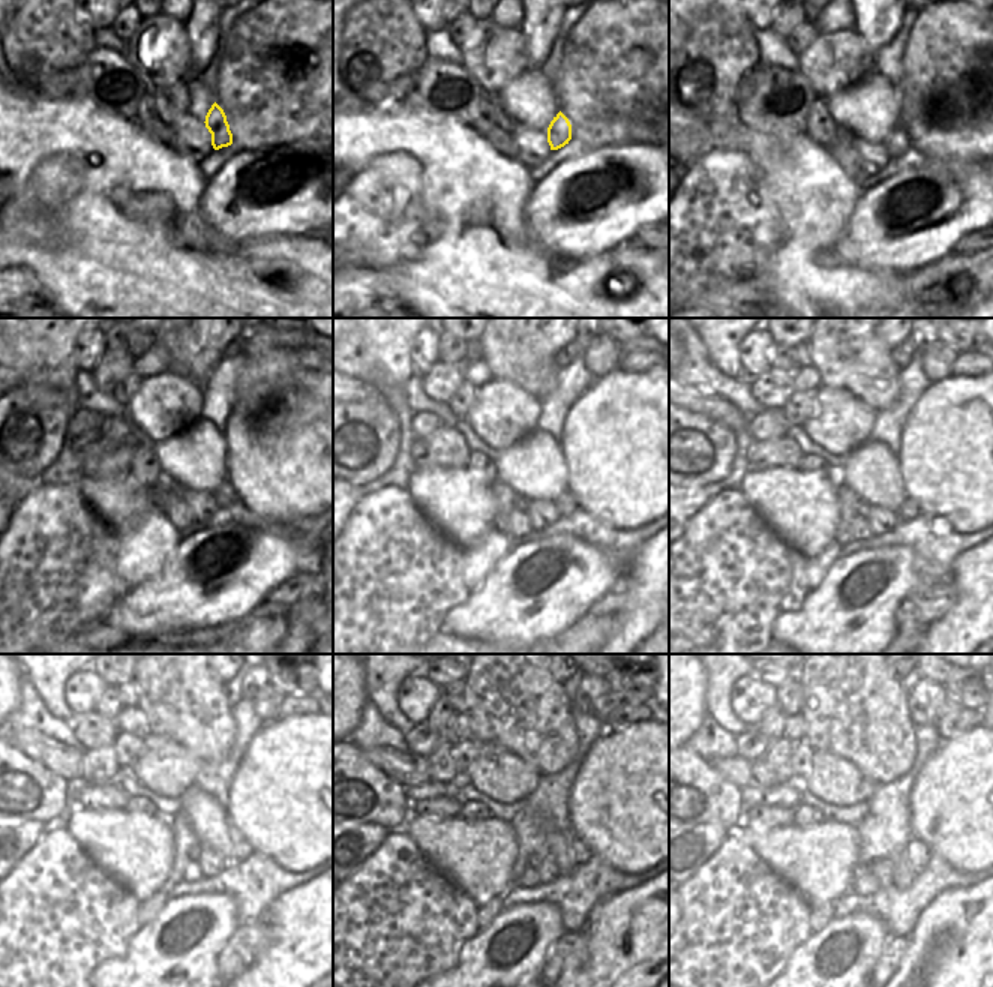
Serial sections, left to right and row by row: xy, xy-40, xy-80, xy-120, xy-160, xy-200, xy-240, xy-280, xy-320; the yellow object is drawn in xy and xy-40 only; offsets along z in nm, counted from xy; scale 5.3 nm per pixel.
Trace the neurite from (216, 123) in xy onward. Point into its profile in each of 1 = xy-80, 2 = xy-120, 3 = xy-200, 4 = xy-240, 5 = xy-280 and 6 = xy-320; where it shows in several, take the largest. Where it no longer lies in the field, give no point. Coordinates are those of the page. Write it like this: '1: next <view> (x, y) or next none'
1: next xy-80 (896, 143)
2: next xy-120 (224, 495)
3: next xy-200 (908, 510)
4: next xy-240 (240, 849)
5: next xy-280 (581, 852)
6: next xy-320 (918, 854)

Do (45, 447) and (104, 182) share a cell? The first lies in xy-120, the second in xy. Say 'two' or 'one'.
two

